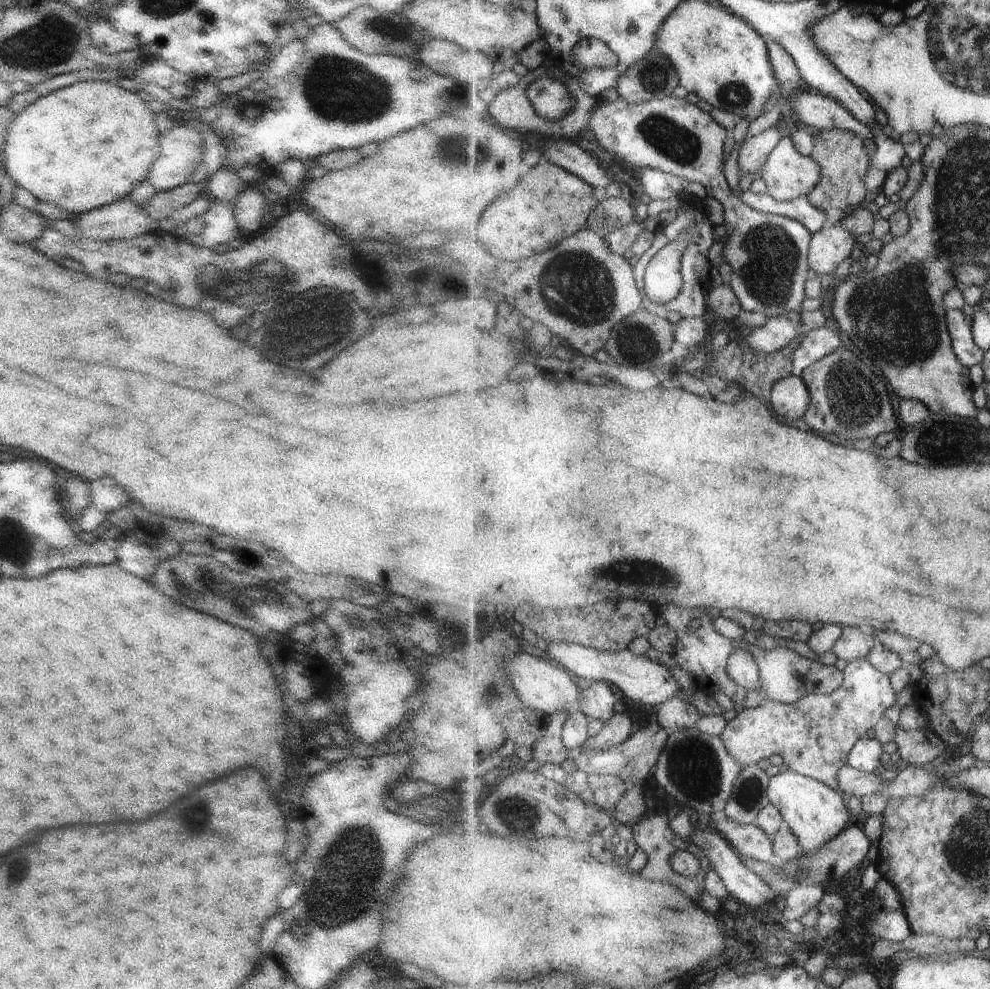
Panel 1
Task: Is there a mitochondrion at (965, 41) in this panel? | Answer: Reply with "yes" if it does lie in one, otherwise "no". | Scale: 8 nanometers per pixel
yes

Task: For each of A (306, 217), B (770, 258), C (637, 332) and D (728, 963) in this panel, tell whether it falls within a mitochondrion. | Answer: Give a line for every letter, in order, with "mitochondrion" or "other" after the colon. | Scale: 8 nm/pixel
A: other
B: mitochondrion
C: mitochondrion
D: other

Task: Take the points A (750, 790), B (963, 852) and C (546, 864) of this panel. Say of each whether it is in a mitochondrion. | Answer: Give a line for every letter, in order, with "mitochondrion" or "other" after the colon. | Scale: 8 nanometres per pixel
A: mitochondrion
B: mitochondrion
C: other

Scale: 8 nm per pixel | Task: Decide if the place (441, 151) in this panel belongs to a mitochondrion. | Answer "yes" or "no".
yes

